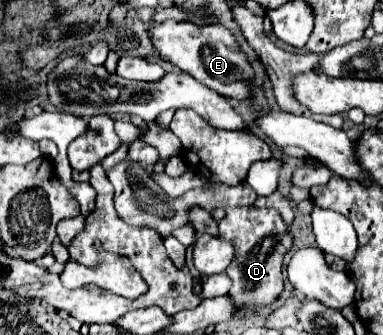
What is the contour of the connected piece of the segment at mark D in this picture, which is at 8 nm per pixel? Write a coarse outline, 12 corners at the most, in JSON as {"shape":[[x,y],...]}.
{"shape":[[228,208],[226,296],[252,318],[284,290],[292,236],[278,210]]}

